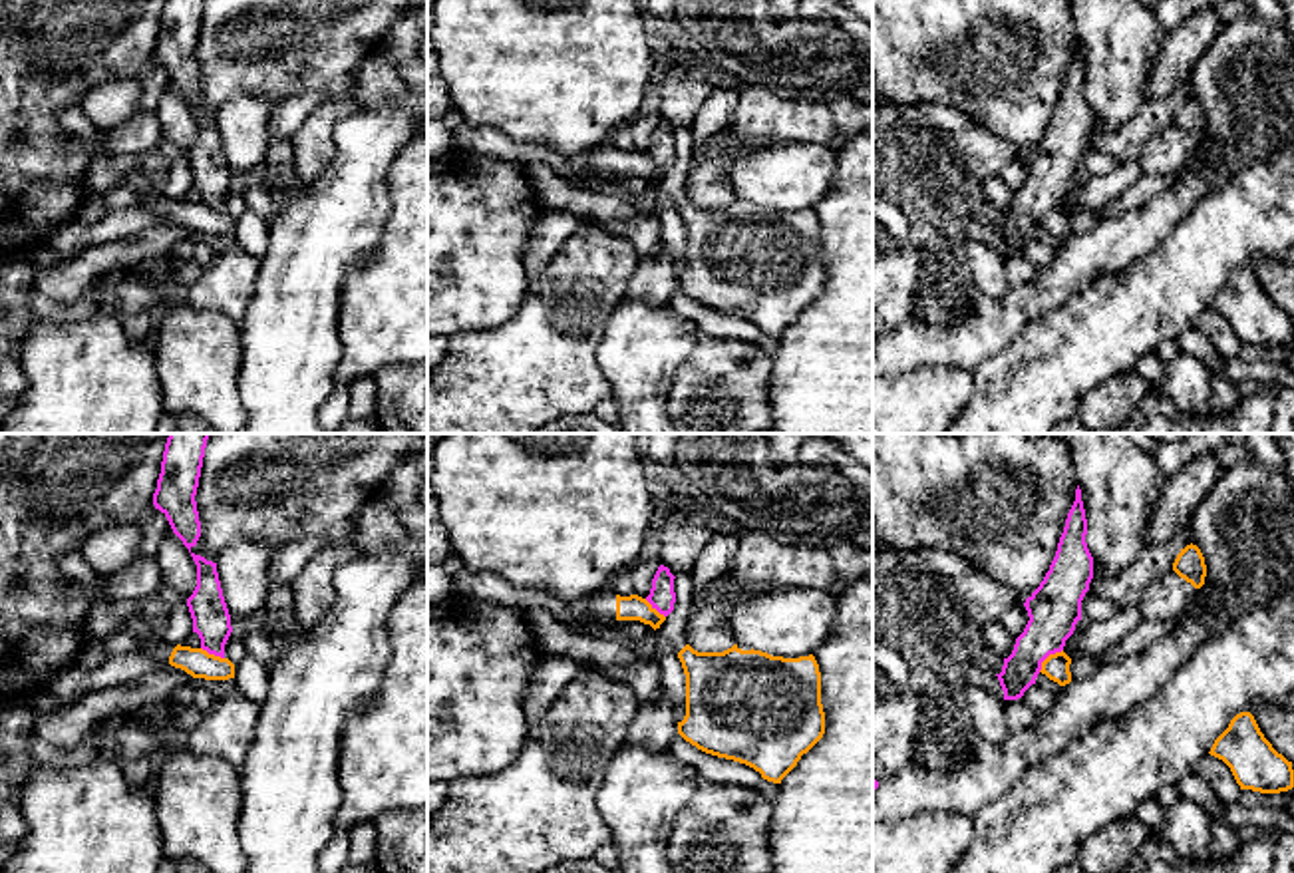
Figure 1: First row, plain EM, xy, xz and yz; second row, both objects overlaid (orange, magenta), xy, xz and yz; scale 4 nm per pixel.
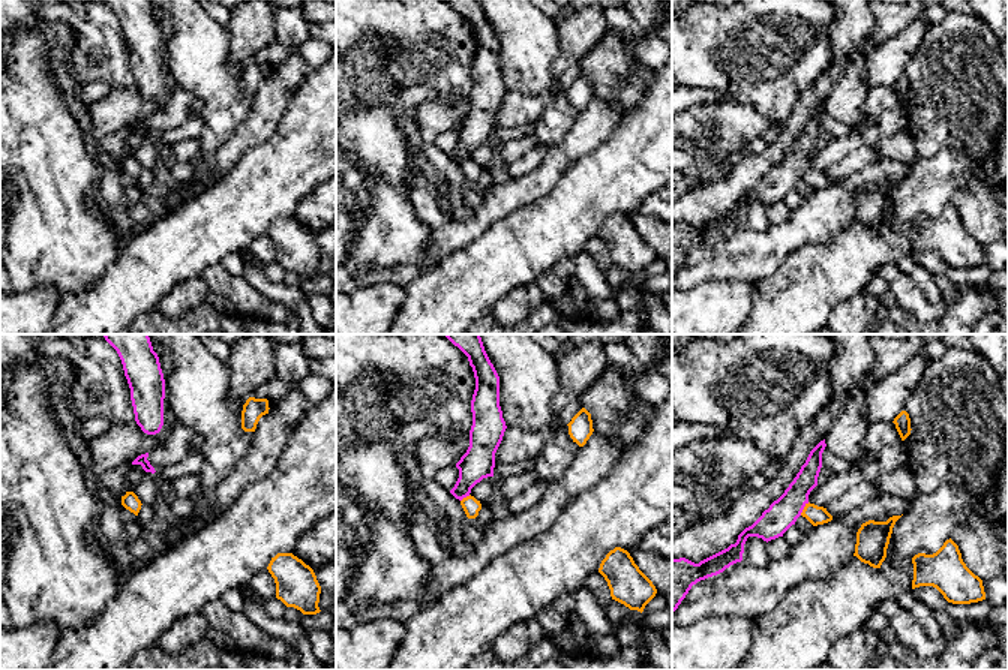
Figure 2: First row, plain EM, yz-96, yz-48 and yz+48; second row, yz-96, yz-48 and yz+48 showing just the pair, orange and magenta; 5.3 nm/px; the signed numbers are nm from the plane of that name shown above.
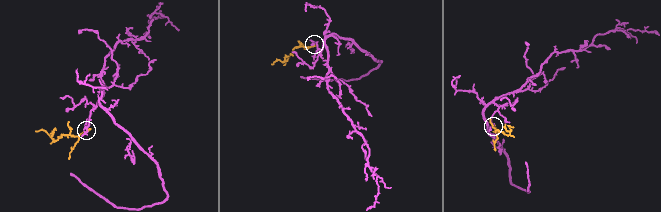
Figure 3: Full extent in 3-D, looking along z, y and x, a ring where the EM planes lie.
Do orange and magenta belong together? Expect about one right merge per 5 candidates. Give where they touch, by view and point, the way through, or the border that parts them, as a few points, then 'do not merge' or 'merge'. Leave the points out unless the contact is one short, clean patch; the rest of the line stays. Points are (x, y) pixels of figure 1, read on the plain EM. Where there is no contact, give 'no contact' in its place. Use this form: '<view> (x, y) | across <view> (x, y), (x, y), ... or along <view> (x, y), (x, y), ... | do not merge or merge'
yz (1048, 211) | along yz (1062, 203), (1052, 207), (1038, 225) | do not merge

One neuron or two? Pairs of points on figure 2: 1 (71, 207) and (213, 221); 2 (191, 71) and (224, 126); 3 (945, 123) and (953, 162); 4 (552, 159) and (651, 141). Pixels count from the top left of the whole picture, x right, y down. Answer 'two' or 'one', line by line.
1: two
2: one
3: two
4: two

